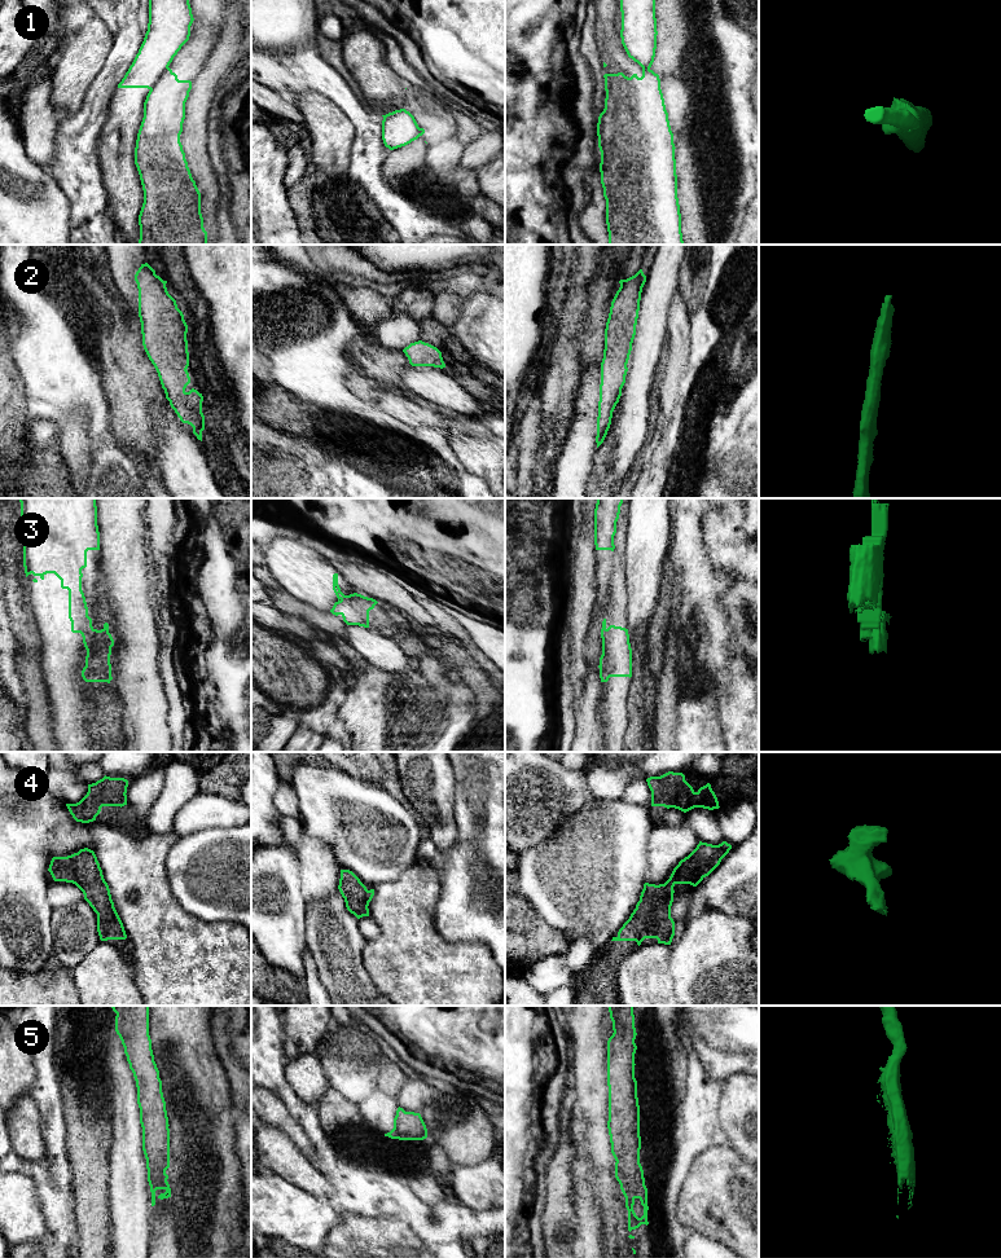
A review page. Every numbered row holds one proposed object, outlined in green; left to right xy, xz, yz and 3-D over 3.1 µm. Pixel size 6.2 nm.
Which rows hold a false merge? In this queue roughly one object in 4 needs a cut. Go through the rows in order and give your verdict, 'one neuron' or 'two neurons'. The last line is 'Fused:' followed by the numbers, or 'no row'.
1: two neurons
2: one neuron
3: two neurons
4: one neuron
5: one neuron
Fused: 1, 3

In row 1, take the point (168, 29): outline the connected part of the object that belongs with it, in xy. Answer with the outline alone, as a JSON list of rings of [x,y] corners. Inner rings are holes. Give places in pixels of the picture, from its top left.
[[[149,0],[148,31],[118,88],[152,89],[189,40],[193,21],[189,0]]]

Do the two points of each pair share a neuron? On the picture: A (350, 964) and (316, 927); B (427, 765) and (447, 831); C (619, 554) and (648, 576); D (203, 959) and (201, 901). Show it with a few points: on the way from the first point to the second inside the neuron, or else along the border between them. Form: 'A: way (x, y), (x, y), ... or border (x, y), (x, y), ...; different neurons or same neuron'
A: way (341, 955), (325, 936); same neuron
B: way (427, 782), (440, 814); same neuron
C: border (627, 528), (626, 588); different neurons
D: border (178, 901), (187, 911), (200, 919), (232, 923); different neurons

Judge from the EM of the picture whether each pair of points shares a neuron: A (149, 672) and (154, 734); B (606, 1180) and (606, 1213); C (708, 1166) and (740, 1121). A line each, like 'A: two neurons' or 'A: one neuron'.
A: one neuron
B: one neuron
C: two neurons

